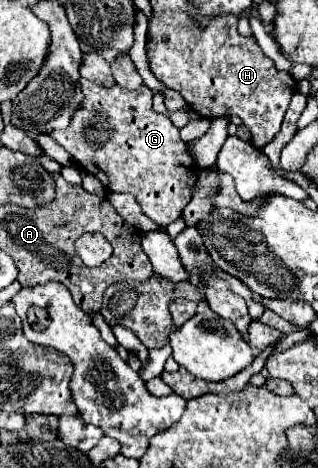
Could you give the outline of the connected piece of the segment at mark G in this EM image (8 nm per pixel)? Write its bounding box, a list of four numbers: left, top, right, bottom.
[47,79,199,225]

